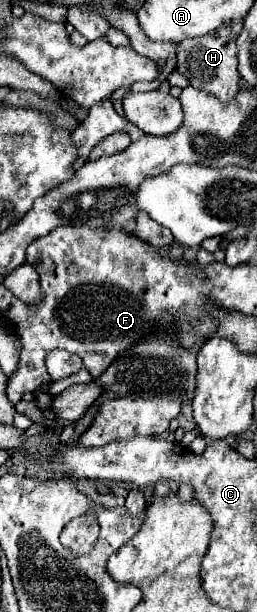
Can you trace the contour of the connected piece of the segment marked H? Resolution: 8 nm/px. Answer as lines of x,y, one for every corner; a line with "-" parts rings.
222,24
214,32
198,38
188,38
178,44
176,70
190,80
190,86
214,94
218,100
232,100
238,92
238,60
236,60
236,38
230,24

